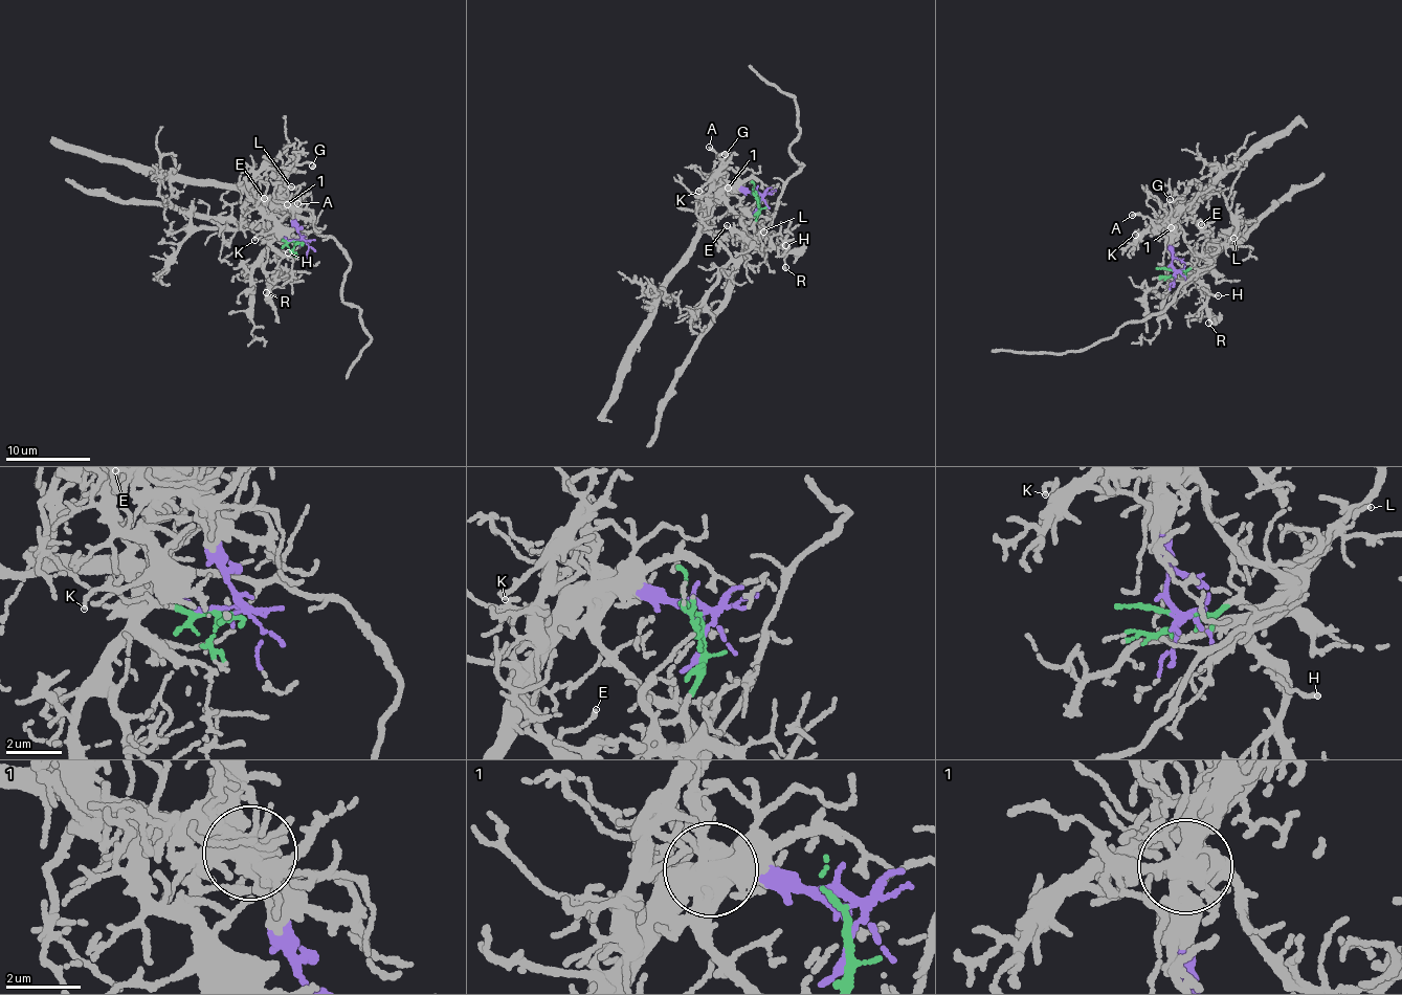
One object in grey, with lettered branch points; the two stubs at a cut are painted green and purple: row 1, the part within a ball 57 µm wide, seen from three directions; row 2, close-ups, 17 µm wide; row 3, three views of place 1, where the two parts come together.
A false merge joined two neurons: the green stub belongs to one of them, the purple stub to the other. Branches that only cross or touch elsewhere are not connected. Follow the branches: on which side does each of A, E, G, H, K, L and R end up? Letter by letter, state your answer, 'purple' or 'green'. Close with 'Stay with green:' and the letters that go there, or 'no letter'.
A: purple
E: green
G: purple
H: green
K: purple
L: green
R: green
Stay with green: E, H, L, R

